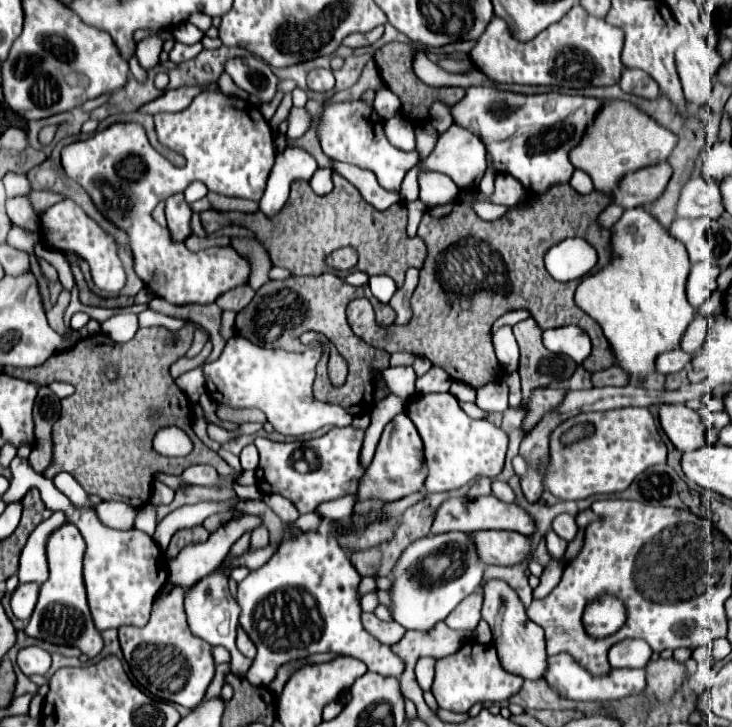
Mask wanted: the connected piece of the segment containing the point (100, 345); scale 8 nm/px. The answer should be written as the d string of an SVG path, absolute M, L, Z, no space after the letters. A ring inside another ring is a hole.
M149 327L149 329L137 331L137 335L127 343L115 343L107 335L95 335L95 337L81 339L69 351L55 353L43 365L25 367L25 369L7 367L5 373L19 377L19 379L35 381L39 385L49 385L53 381L65 381L65 383L71 383L75 387L75 393L71 397L63 399L63 413L53 429L55 451L53 451L53 463L47 469L49 477L53 477L53 473L57 473L57 471L67 471L77 479L77 483L83 489L87 489L87 493L101 495L103 501L121 499L121 501L131 503L133 507L141 507L149 501L151 481L153 481L153 475L157 471L181 475L187 469L183 465L209 463L217 469L219 475L231 475L231 467L215 451L211 451L207 445L203 445L201 439L193 433L193 429L191 429L191 403L189 403L187 395L181 389L177 389L173 377L169 375L169 365L187 353L189 339L191 339L189 327L183 327L181 331L177 331L173 335L165 327ZM171 337L175 337L175 341L173 341L175 345L167 345L167 339L171 339ZM109 365L117 365L117 373L119 373L117 381L107 379L105 371ZM153 413L161 413L161 415L157 419L153 419ZM165 425L177 425L191 437L193 451L187 457L167 459L167 457L161 457L157 451L153 451L151 439L153 439L155 431L159 427L165 427Z

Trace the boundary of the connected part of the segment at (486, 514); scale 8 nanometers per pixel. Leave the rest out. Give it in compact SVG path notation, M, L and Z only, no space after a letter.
M483 495L477 499L465 499L465 497L449 497L437 507L431 533L445 533L445 531L479 531L479 529L505 529L505 531L517 531L521 535L531 535L535 531L533 519L517 505L503 503L495 495Z

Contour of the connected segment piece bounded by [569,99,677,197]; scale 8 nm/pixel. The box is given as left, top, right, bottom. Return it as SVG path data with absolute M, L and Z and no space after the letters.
M603 99L603 105L597 111L593 123L587 127L581 143L569 151L569 161L573 167L585 171L599 191L611 197L621 175L667 161L673 145L677 145L677 135L661 129L661 125L657 125L649 115L631 103L619 99Z

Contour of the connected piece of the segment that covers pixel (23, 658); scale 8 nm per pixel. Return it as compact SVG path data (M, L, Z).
M37 645L23 647L17 653L17 665L25 675L31 675L31 673L45 675L45 671L51 667L51 655Z

